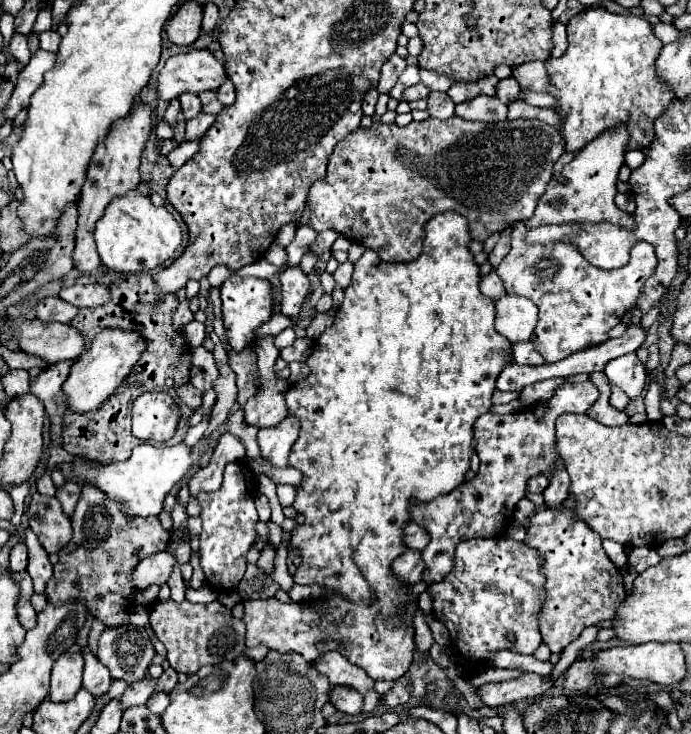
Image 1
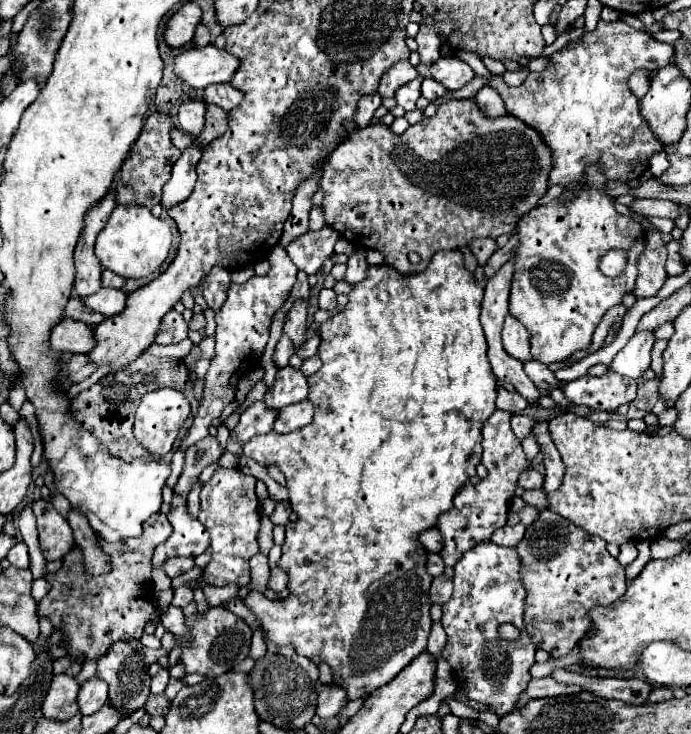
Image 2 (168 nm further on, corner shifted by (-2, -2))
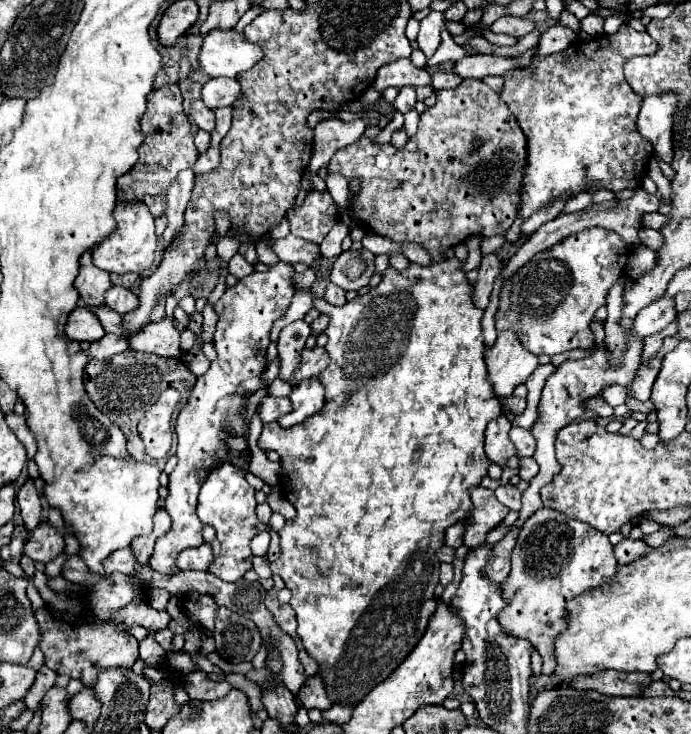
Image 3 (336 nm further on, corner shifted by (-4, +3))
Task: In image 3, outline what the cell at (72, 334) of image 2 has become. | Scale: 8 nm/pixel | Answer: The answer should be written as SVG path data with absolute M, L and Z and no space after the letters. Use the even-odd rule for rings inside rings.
M77 306L67 320L65 332L71 340L77 342L95 342L101 340L105 336L105 330L101 326L101 322L97 320L97 316L91 312L89 306Z

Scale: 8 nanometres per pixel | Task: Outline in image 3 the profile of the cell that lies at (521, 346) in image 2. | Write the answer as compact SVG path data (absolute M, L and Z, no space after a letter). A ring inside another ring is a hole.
M499 332L491 350L485 352L487 376L493 386L495 398L501 402L501 410L509 416L509 410L503 406L503 400L513 396L515 386L523 384L531 372L539 366L537 356L521 346L515 332Z

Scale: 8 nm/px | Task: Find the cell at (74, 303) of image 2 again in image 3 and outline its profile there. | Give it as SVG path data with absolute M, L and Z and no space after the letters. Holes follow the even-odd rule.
M107 306L93 308L93 312L95 312L97 318L101 320L105 332L111 332L111 334L121 336L121 314L119 314L119 312L113 312L113 310L107 308Z

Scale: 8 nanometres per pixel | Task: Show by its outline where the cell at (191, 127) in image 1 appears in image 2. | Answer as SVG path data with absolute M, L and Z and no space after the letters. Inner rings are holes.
M197 137L191 139L191 145L187 149L183 149L179 161L173 165L173 173L171 179L165 183L163 187L163 207L171 207L175 203L185 201L195 185L195 165L201 159L201 145L197 141Z

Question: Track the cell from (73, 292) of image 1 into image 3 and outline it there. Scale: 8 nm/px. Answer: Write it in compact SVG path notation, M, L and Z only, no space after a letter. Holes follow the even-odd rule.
M113 286L105 294L105 304L119 314L127 314L127 312L133 312L133 308L137 308L139 300L131 290L127 290L123 286Z

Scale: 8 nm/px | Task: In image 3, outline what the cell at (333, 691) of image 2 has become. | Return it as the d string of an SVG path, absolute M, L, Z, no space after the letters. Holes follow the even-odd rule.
M311 676L311 678L307 678L307 680L305 680L305 688L301 688L301 692L297 692L297 700L299 700L299 704L301 704L303 708L307 708L307 710L311 710L311 708L327 710L327 708L331 706L321 676Z

